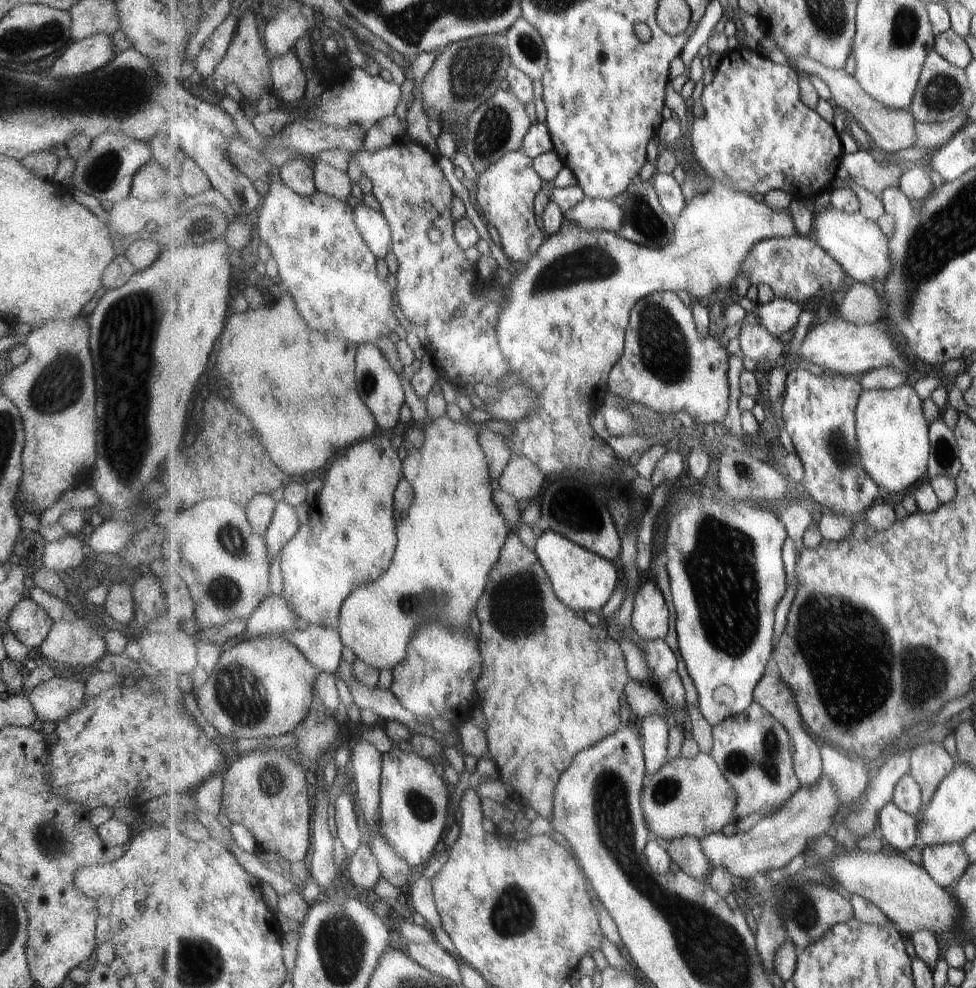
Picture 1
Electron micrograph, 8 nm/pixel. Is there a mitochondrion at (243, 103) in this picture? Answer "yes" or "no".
no

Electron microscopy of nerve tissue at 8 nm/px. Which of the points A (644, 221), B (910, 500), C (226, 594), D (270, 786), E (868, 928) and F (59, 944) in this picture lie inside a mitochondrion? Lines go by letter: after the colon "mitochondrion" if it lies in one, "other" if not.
A: mitochondrion
B: other
C: mitochondrion
D: mitochondrion
E: other
F: other

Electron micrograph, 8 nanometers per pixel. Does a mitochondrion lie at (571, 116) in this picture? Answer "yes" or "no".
no

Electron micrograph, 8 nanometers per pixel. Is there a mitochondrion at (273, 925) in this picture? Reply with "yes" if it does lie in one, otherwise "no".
no

